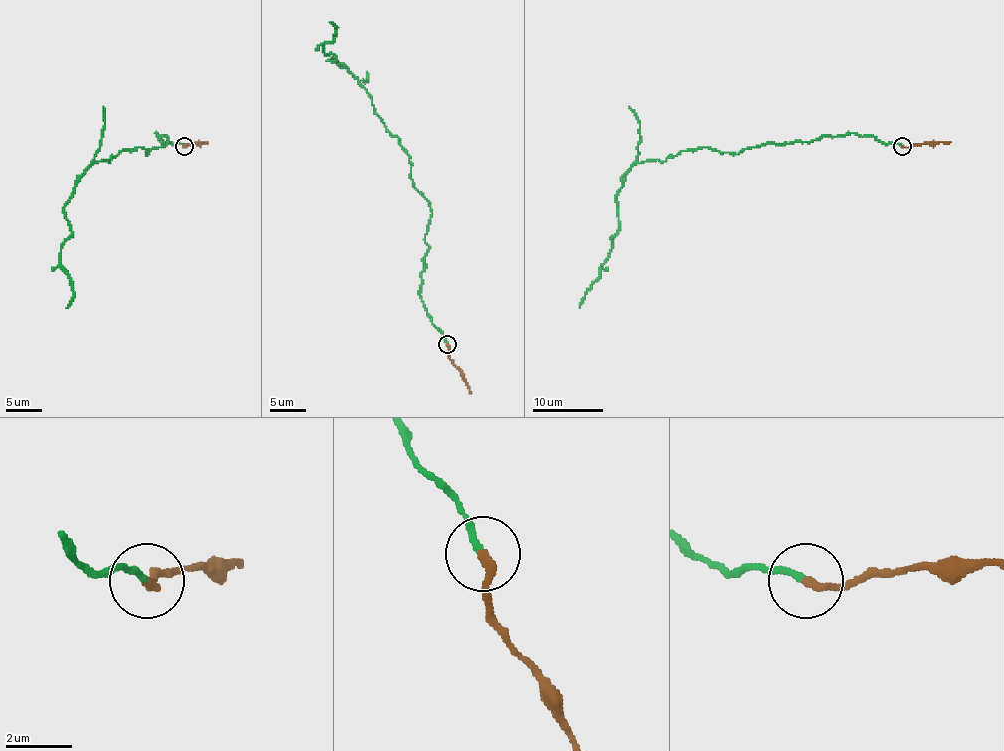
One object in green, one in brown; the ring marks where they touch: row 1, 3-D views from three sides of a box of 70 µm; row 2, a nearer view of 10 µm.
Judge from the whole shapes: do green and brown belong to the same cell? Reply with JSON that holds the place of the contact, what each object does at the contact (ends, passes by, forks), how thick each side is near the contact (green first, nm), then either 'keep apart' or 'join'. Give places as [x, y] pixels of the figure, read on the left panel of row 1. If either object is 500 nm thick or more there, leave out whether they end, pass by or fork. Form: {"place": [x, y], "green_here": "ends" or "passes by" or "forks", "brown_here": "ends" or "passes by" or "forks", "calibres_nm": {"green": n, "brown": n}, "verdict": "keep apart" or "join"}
{"place": [184, 146], "green_here": "ends", "brown_here": "ends", "calibres_nm": {"green": 190, "brown": 280}, "verdict": "keep apart"}

